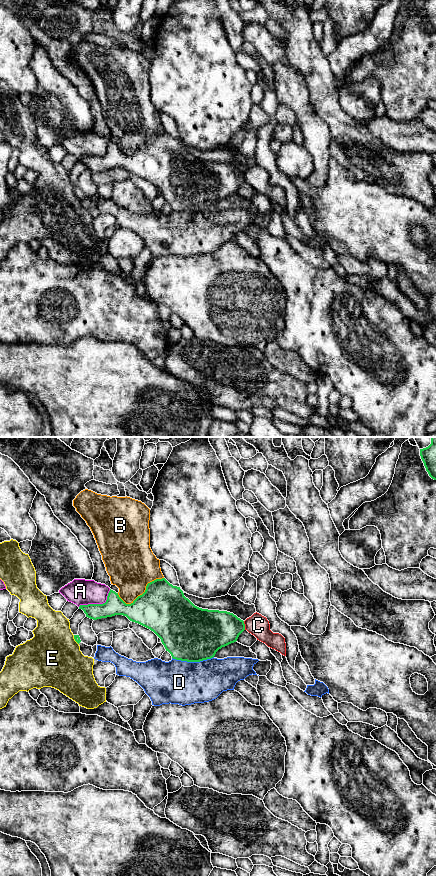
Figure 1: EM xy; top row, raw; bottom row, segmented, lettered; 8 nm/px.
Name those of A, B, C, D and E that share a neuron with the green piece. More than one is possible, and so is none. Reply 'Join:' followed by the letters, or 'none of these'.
Join: none of these

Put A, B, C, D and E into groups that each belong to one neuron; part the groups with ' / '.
A / B / C / D / E

